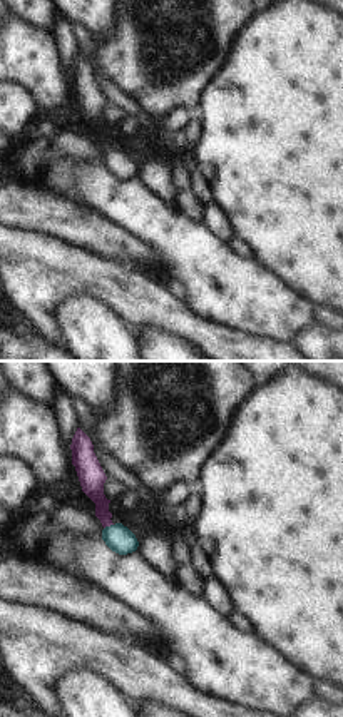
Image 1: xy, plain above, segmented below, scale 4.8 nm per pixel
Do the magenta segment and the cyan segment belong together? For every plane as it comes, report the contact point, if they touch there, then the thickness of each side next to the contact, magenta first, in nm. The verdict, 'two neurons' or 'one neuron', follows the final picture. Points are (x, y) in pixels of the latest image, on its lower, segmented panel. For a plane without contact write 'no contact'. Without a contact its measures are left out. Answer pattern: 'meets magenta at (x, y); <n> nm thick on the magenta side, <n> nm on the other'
meets magenta at (107, 525); 120 nm thick on the magenta side, 140 nm on the other

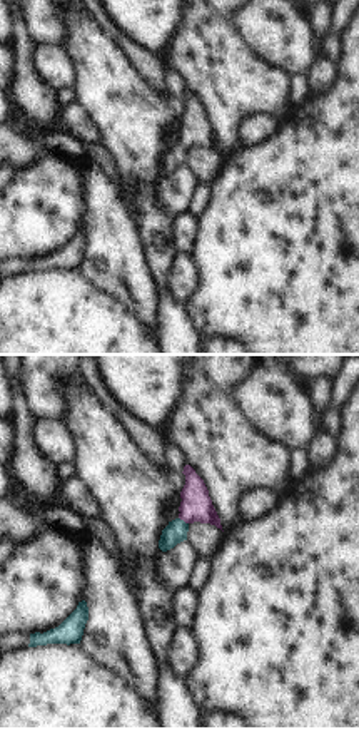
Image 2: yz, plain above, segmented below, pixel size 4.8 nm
meets magenta at (184, 520); 150 nm thick on the magenta side, 110 nm on the other

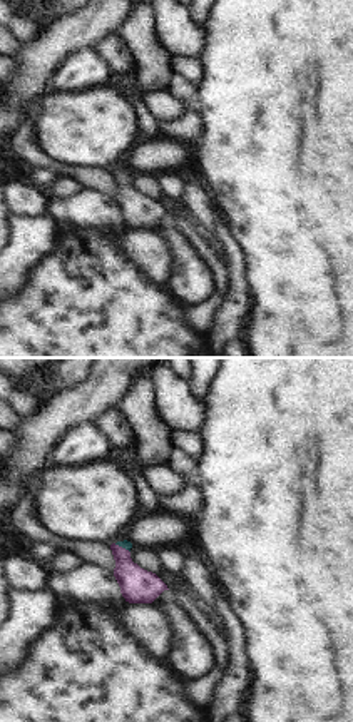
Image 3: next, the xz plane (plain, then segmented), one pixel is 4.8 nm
meets magenta at (121, 547); 170 nm thick on the magenta side, 50 nm on the other

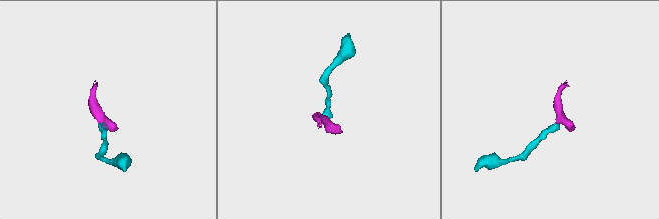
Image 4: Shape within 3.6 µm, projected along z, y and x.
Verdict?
one neuron

